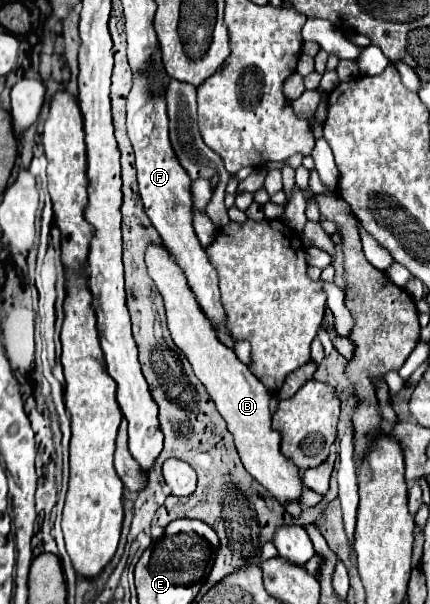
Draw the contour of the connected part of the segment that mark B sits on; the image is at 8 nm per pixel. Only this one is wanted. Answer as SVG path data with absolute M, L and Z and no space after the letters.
M151 243L145 251L145 263L149 269L149 277L155 281L165 301L167 325L169 325L171 337L175 345L183 351L183 355L189 359L197 379L205 385L207 393L217 405L217 411L227 421L227 427L235 437L235 445L243 459L245 469L271 495L275 495L281 505L285 505L287 501L297 501L301 495L299 469L289 459L285 459L279 451L281 435L271 429L271 413L269 413L271 393L259 383L259 379L255 379L249 367L237 359L235 351L219 341L209 317L199 307L191 287L187 287L183 269L175 261L175 257L171 257L171 251L167 251L163 243L161 245Z

